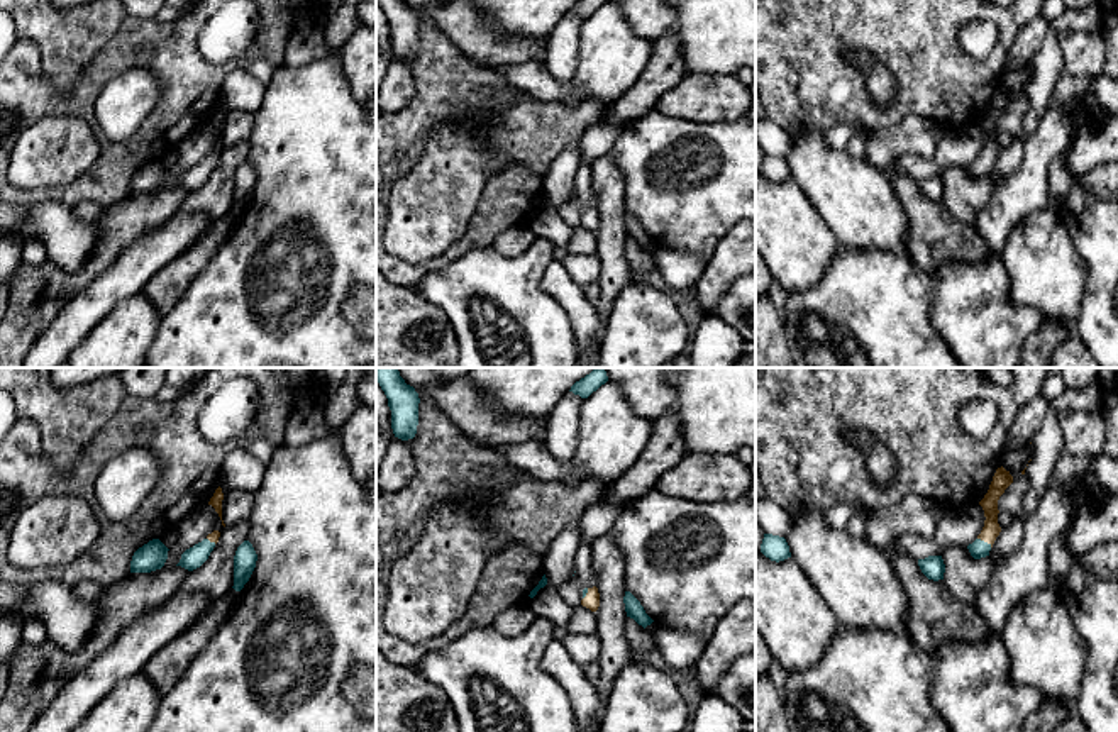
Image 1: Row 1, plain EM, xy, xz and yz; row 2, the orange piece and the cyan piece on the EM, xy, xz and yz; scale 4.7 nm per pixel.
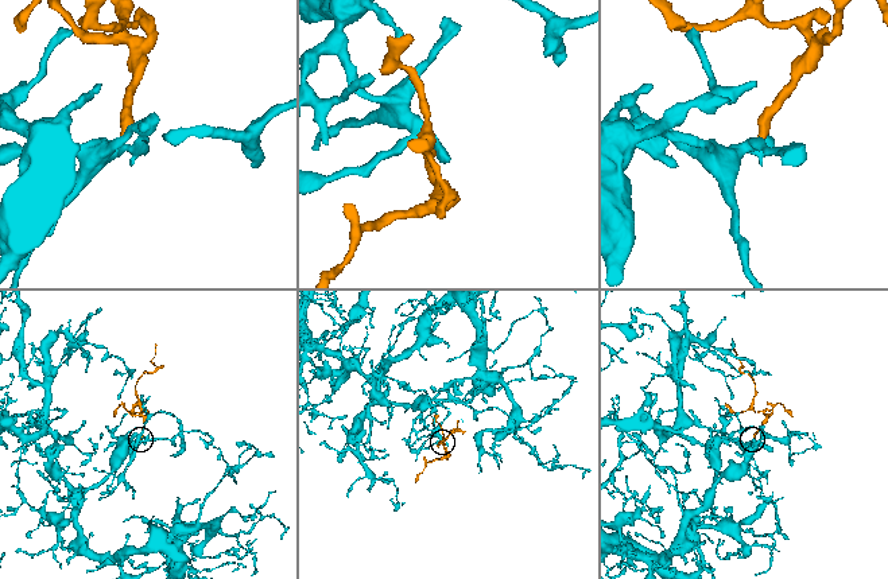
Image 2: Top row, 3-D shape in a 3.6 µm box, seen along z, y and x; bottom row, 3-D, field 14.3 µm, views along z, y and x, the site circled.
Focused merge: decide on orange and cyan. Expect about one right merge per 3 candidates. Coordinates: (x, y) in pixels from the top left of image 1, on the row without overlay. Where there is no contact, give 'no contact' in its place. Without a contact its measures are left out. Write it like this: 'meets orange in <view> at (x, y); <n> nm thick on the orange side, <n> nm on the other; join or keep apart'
meets orange in yz at (985, 161); 90 nm thick on the orange side, 90 nm on the other; join

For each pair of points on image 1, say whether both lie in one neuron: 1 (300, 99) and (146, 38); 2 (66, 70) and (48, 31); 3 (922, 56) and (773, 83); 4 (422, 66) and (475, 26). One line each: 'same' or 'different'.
1: different
2: same
3: same
4: different

